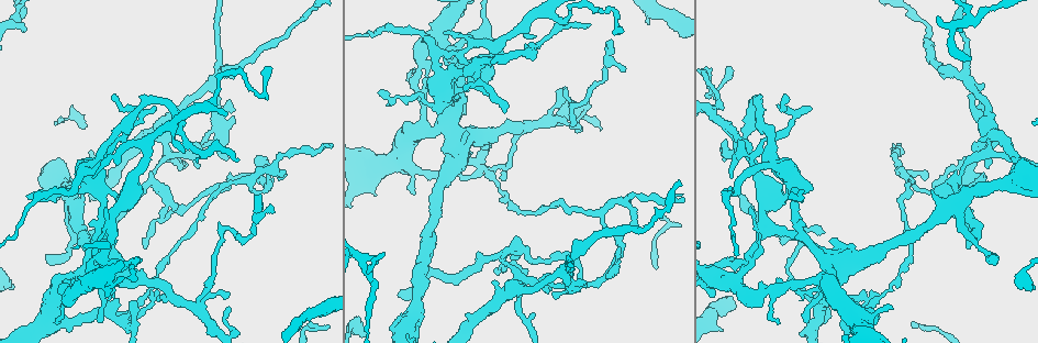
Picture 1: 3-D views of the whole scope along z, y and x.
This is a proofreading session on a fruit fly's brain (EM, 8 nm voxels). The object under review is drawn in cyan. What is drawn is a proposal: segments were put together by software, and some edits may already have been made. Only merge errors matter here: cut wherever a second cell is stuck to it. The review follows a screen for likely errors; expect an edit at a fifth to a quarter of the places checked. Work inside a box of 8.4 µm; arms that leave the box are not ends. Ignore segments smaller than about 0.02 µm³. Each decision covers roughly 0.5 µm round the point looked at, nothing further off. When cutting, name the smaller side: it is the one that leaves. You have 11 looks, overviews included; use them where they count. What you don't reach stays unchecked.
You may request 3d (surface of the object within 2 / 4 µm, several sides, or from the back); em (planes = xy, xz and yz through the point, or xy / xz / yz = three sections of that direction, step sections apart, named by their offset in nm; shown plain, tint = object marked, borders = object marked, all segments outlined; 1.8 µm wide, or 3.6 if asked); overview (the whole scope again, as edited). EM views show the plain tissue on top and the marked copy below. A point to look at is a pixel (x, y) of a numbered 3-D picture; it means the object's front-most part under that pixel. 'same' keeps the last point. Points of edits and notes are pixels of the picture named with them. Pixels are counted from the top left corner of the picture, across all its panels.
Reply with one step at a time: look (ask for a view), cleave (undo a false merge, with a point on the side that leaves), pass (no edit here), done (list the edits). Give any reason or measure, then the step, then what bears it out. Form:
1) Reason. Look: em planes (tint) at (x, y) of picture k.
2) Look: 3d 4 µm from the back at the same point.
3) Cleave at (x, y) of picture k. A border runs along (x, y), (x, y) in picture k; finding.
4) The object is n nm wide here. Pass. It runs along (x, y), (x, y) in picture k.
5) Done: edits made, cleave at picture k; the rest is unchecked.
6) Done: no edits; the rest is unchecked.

Four or more arms meet. Look: 3d 4 µm at (990, 135) of picture 1.

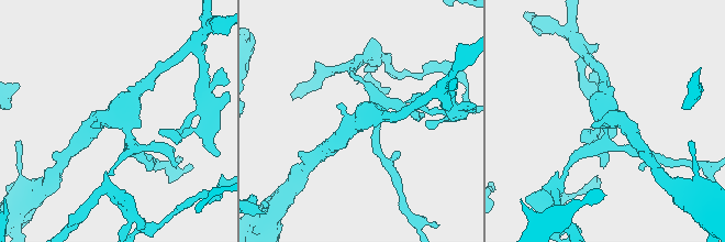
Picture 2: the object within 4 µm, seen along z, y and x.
Look: em xz step 4 (tint) at (367, 118) of picture 2.

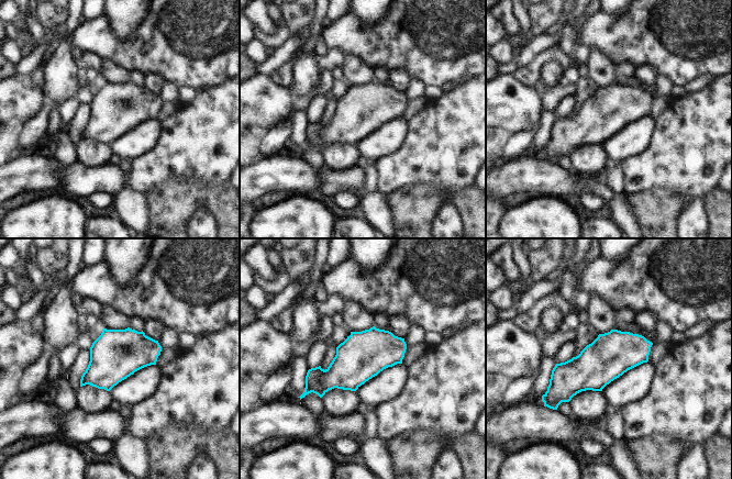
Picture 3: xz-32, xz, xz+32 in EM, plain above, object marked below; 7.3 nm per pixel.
Look: em planes (tint) at the same point.

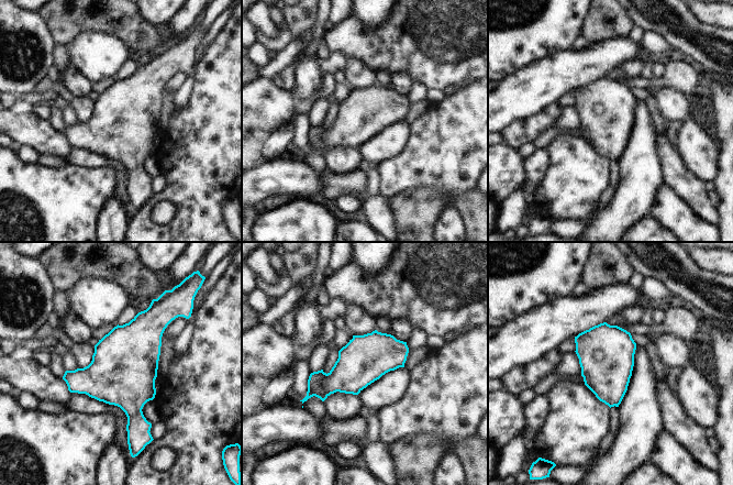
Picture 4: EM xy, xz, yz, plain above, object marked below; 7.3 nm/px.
Pass. One cell here.

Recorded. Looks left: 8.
Three arms meet. Look: em planes (tint) at (820, 307) of picture 1.

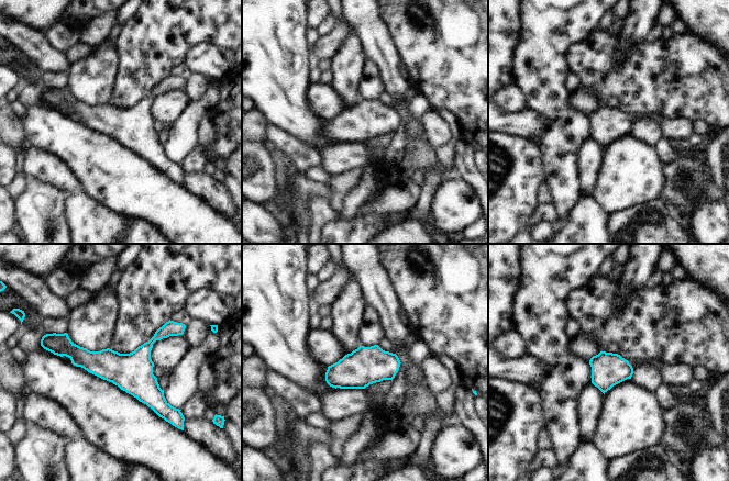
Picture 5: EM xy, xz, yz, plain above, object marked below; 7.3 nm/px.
The object is 240 nm wide here. Pass. It runs along (55, 350), (126, 370), (169, 409) in picture 5; continuous, no second cell.

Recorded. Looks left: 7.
Two arms in line, one across. Look: em 3.6 µm planes (tint) at (395, 160) of picture 1.

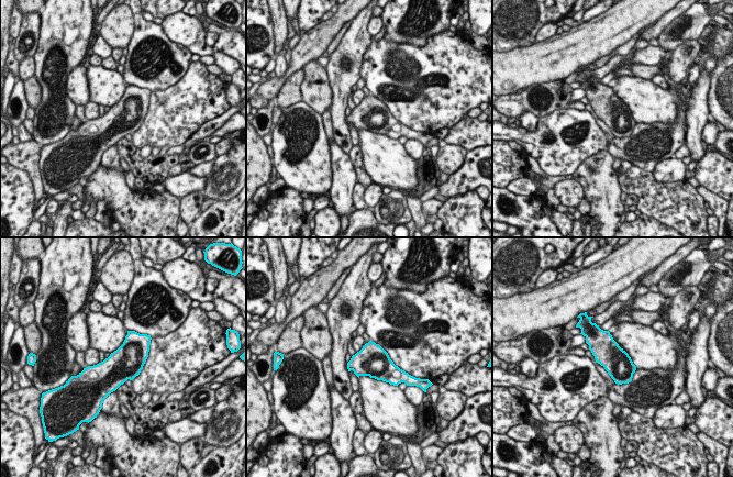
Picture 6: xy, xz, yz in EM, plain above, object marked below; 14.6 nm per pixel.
Pass. One cell here.

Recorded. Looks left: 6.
Four-way junction. Look: em 3.6 µm xy step 4 (tint) at (968, 21) of picture 1.

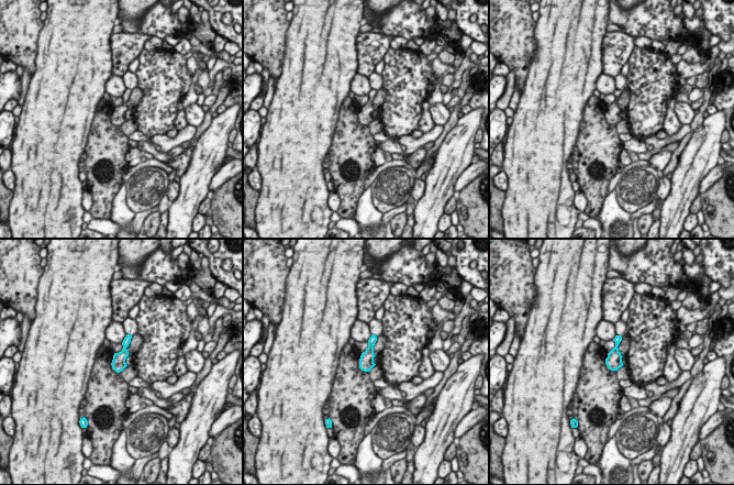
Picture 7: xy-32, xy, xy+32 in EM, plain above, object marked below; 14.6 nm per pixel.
Look: em 3.6 µm planes (borders) at the same point.

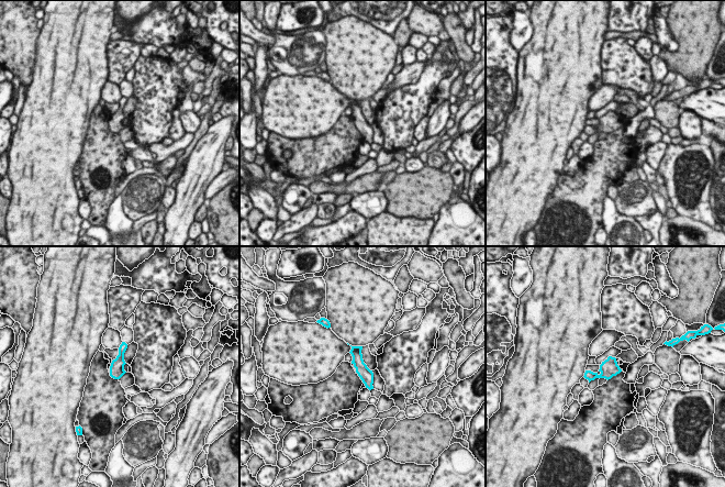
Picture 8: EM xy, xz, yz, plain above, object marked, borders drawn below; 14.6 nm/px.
The object is 200 nm wide here. Pass. It runs along (354, 349), (369, 385) in picture 8; all the same cell.

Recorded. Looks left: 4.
Done: no edits; the rest is unchecked.

